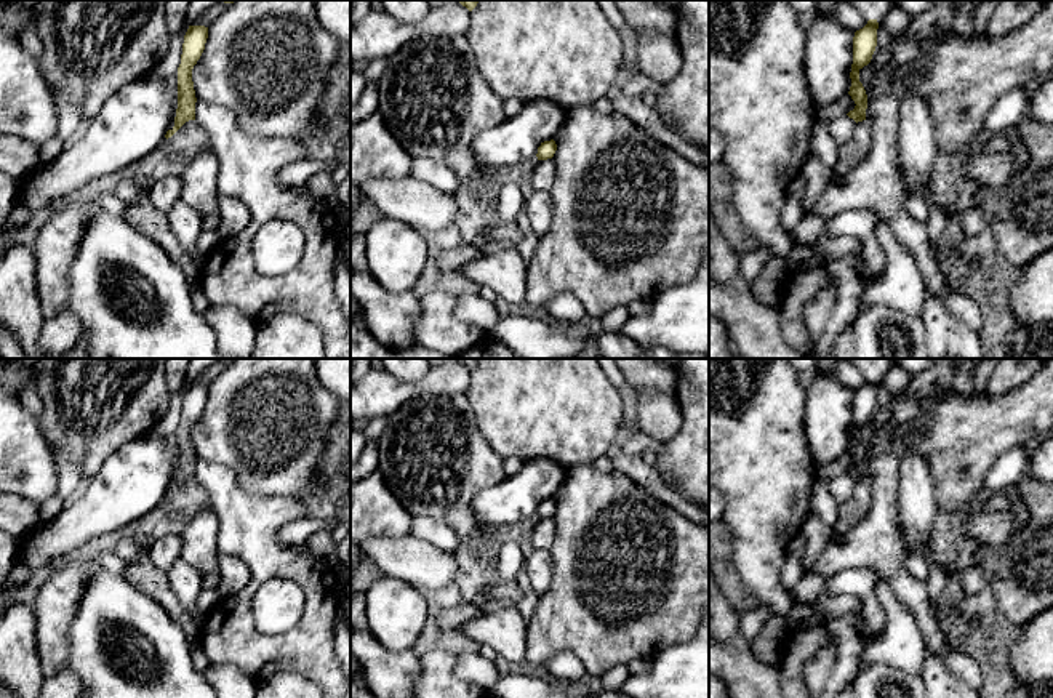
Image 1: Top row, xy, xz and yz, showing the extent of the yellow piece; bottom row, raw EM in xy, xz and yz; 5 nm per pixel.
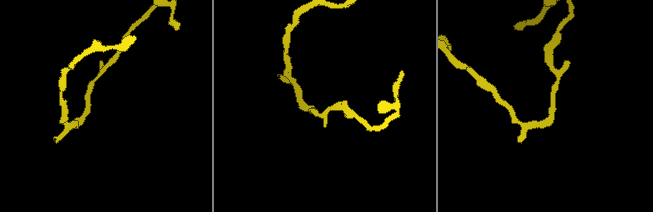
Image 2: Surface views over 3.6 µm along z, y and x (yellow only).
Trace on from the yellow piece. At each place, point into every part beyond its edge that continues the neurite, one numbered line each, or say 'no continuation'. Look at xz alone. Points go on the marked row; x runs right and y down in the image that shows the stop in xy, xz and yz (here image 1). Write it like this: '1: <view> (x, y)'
no continuation

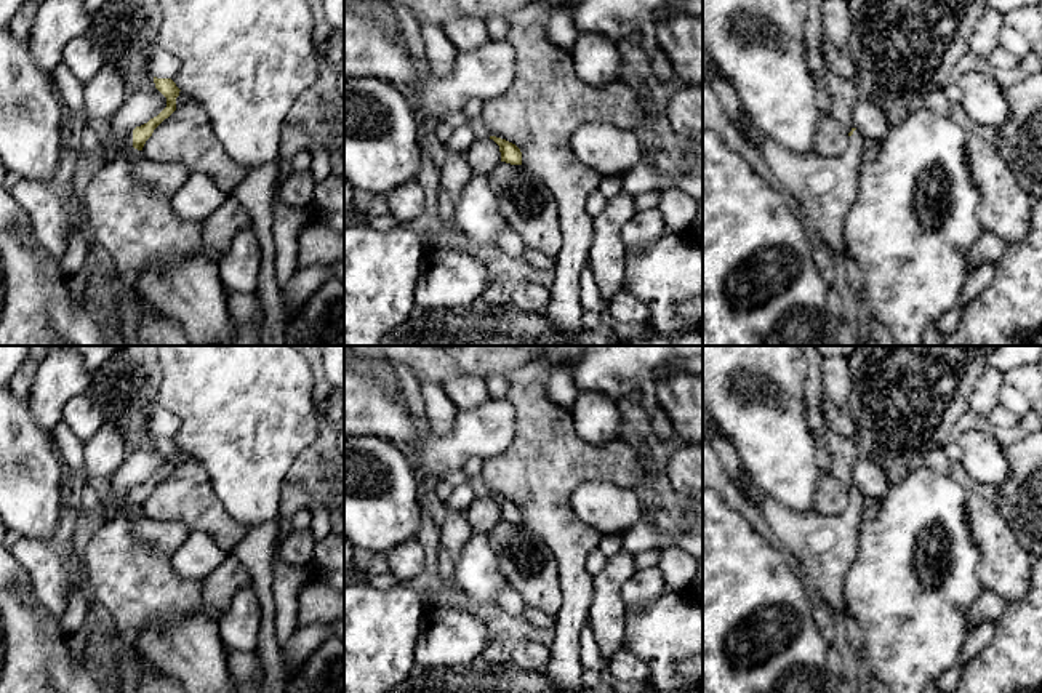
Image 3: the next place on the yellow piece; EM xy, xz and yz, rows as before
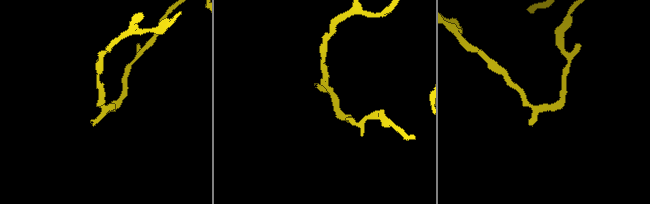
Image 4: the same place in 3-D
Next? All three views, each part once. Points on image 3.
1: xy (164, 176)

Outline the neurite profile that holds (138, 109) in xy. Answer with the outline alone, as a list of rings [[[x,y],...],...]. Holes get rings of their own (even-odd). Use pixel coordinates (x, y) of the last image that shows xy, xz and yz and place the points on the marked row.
[[[157,90],[154,93],[128,94],[122,107],[112,117],[112,136],[122,144],[130,133],[166,107],[166,98]]]

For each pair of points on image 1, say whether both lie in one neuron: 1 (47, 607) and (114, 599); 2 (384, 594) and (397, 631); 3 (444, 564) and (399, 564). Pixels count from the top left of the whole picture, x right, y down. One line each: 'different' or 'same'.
1: different
2: same
3: same

